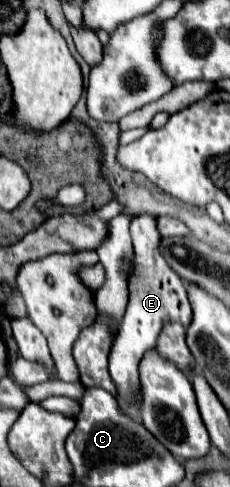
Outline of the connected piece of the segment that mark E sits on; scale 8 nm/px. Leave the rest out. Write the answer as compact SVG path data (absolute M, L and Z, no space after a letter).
M136 214L130 222L130 234L134 242L134 270L130 276L130 304L126 308L120 334L114 340L110 350L110 376L116 384L116 400L120 410L138 420L138 362L142 360L144 352L154 346L160 328L166 322L180 322L184 328L192 320L192 308L186 296L186 288L182 278L164 262L158 244L160 234L156 230L156 218L152 214Z

